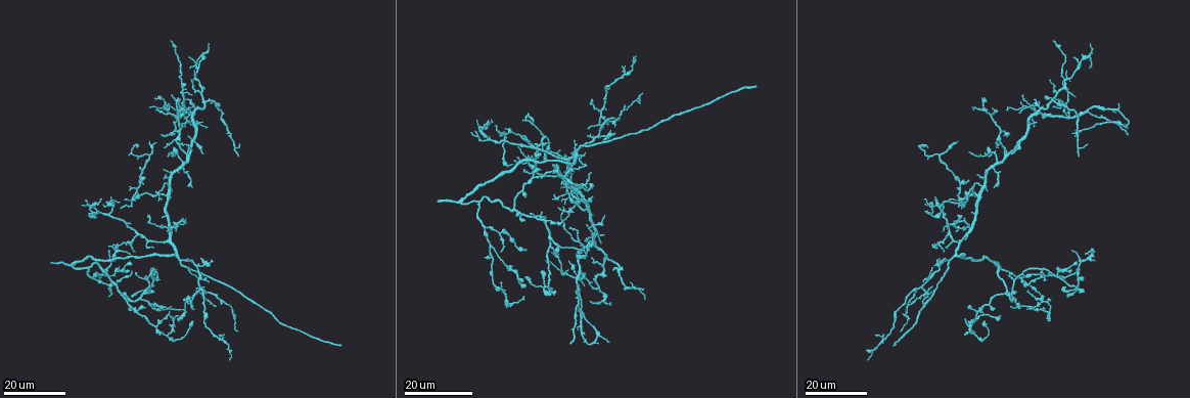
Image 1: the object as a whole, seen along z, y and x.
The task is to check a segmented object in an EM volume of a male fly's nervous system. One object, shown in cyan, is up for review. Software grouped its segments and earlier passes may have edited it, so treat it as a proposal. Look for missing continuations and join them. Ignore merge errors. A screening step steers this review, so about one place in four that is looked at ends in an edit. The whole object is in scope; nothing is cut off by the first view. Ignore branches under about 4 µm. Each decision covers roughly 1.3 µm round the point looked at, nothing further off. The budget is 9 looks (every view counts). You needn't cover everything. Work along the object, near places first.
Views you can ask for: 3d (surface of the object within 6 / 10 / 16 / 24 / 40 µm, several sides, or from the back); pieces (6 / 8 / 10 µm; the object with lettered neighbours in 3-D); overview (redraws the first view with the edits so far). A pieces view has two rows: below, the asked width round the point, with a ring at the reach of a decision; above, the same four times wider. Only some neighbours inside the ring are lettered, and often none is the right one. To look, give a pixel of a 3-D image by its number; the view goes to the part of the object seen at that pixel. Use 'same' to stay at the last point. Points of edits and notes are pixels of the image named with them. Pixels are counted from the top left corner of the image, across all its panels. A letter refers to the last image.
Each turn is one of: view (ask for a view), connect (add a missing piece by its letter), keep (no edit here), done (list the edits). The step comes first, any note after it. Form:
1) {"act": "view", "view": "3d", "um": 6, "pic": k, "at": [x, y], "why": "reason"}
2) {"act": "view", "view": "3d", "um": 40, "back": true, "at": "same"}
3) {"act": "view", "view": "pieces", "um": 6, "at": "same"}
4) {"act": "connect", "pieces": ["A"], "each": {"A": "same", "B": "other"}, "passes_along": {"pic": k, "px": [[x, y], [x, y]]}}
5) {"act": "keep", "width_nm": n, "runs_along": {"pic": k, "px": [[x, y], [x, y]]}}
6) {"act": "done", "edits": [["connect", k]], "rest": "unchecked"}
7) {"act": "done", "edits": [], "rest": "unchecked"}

{"act": "view", "view": "3d", "um": 24, "pic": 1, "at": [754, 85], "why": "branch stops here"}

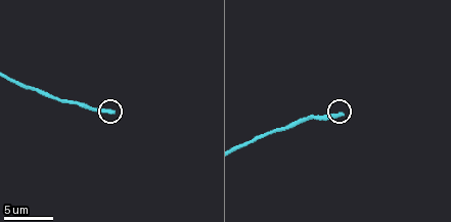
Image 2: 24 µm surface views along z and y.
{"act": "view", "view": "pieces", "um": 6, "pic": 2, "at": [111, 113], "why": "see the neighbours"}

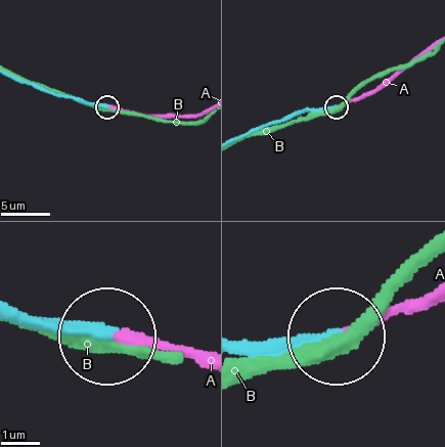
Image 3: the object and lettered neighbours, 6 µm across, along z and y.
{"act": "connect", "pieces": ["A"], "each": {"A": "same", "B": "other"}, "passes_along": {"pic": 3, "px": [[11, 310], [204, 350]]}, "found": "the neuron continues"}

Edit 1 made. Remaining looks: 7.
{"act": "view", "view": "overview"}

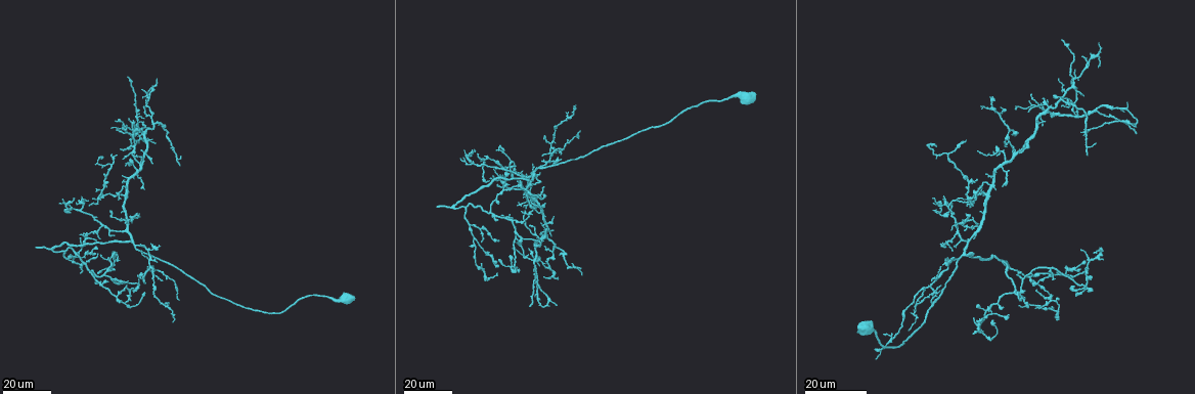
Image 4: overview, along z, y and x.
{"act": "view", "view": "3d", "um": 16, "pic": 4, "at": [561, 160], "why": "an open end"}

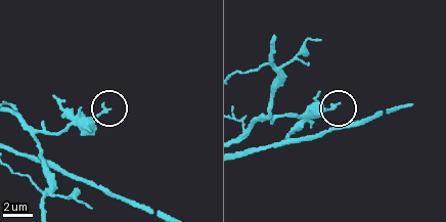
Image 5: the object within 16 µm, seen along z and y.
{"act": "view", "view": "pieces", "um": 6, "pic": 5, "at": [336, 103], "why": "see the neighbours"}

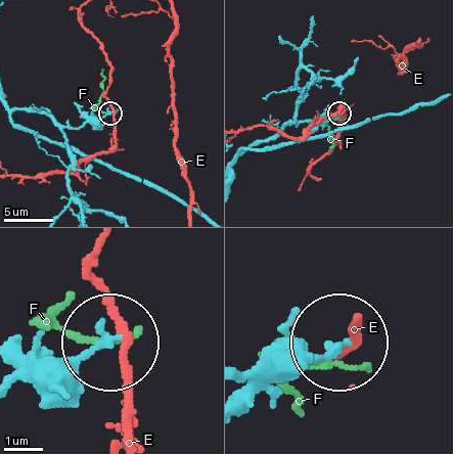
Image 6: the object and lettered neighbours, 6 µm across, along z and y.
{"act": "keep", "each": {"E": "other", "F": "other"}, "runs_along": {"pic": 6, "px": [[13, 107], [43, 110], [59, 124], [75, 127], [110, 114]]}, "found": "no lettered piece goes on from it"}

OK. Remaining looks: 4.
{"act": "view", "view": "3d", "um": 16, "pic": 1, "at": [50, 261], "why": "branch stops here"}

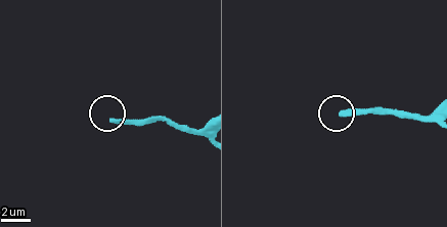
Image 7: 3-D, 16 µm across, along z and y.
{"act": "view", "view": "pieces", "um": 6, "pic": 7, "at": [342, 113]}

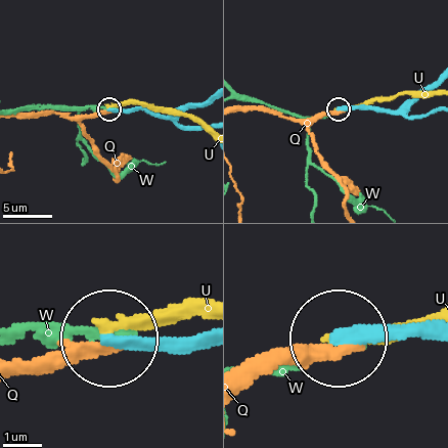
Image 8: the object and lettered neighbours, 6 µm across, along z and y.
{"act": "keep", "each": {"Q": "other", "U": "other", "W": "other"}, "runs_along": {"pic": 8, "px": [[435, 82], [393, 112], [340, 108]]}, "found": "no lettered piece goes on from it"}

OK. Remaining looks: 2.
{"act": "view", "view": "3d", "um": 16, "pic": 1, "at": [159, 134]}

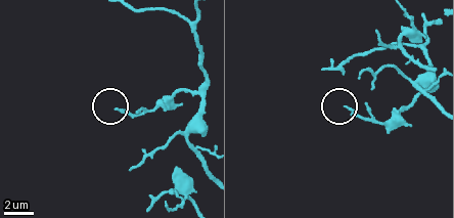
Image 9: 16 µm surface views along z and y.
{"act": "view", "view": "pieces", "um": 10, "pic": 9, "at": [346, 107]}

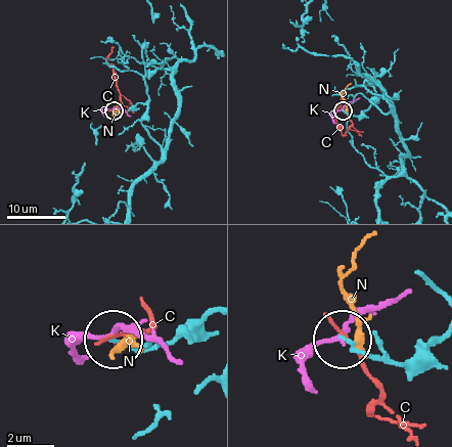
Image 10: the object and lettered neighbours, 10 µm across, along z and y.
{"act": "keep", "each": {"C": "other", "K": "other", "N": "other"}, "runs_along": {"pic": 10, "px": [[207, 314], [178, 338], [136, 351], [115, 341]]}, "found": "no lettered piece goes on from it"}

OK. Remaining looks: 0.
{"act": "done", "edits": [["connect", 3]], "rest": "unchecked"}

